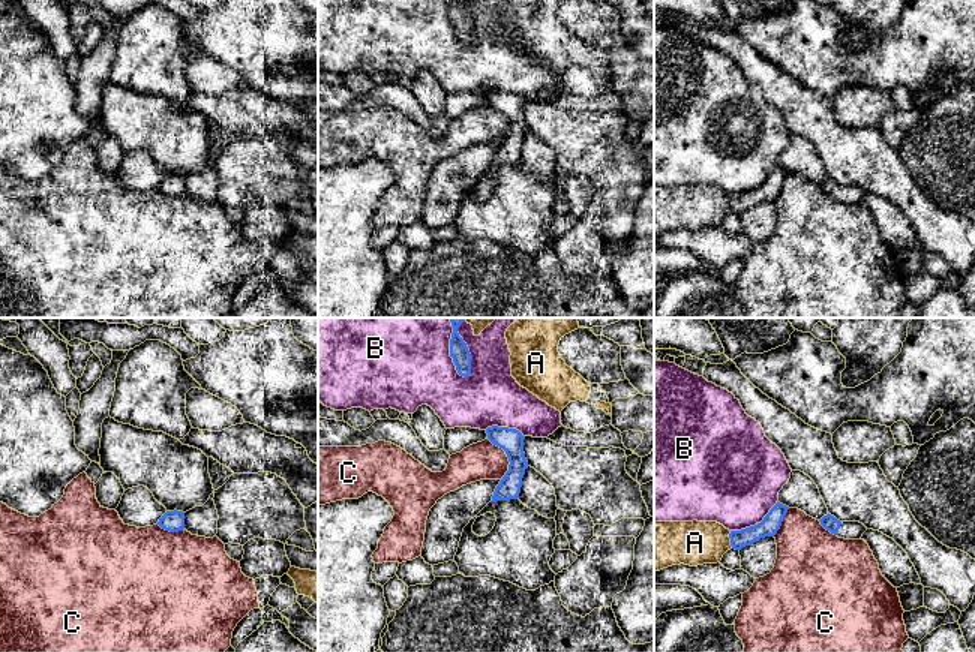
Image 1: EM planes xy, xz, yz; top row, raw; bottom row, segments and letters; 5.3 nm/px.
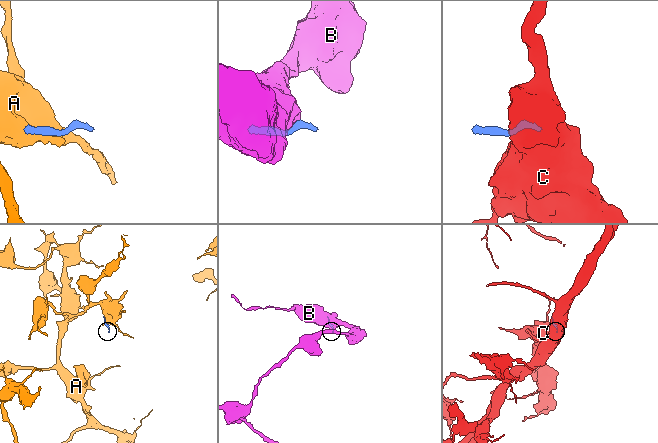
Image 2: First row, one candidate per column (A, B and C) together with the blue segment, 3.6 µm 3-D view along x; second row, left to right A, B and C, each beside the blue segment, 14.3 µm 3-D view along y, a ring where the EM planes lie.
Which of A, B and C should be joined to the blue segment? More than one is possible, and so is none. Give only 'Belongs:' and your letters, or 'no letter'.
Belongs: no letter

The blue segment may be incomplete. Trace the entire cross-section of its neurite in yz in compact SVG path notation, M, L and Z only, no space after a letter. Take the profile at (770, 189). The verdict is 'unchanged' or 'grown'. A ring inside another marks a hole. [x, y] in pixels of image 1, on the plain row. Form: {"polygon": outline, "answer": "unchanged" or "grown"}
{"polygon": "M777 166L760 187L741 195L730 195L729 202L732 213L741 214L760 202L774 201L780 193L788 174L789 171Z", "answer": "unchanged"}

